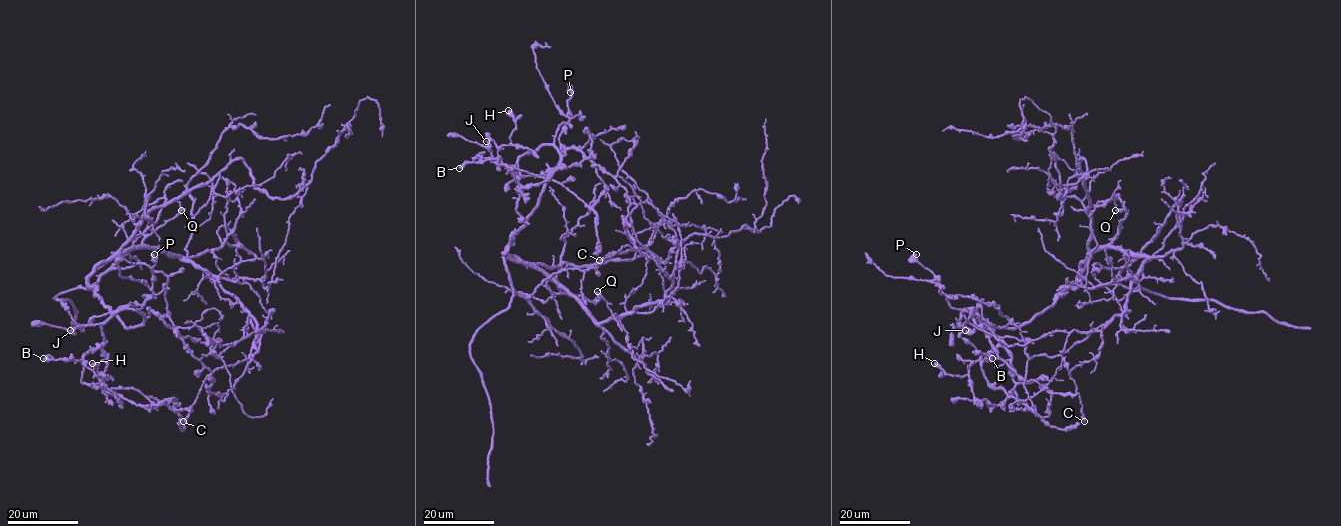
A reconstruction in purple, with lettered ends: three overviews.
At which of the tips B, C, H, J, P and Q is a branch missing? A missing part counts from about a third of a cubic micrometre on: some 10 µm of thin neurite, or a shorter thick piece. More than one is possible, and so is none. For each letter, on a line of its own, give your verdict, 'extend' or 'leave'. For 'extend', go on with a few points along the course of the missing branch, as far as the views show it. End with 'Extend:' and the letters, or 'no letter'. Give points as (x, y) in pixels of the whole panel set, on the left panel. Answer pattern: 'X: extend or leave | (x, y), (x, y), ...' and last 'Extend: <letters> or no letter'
B: leave
C: leave
H: leave
J: leave
P: leave
Q: leave
Extend: no letter

